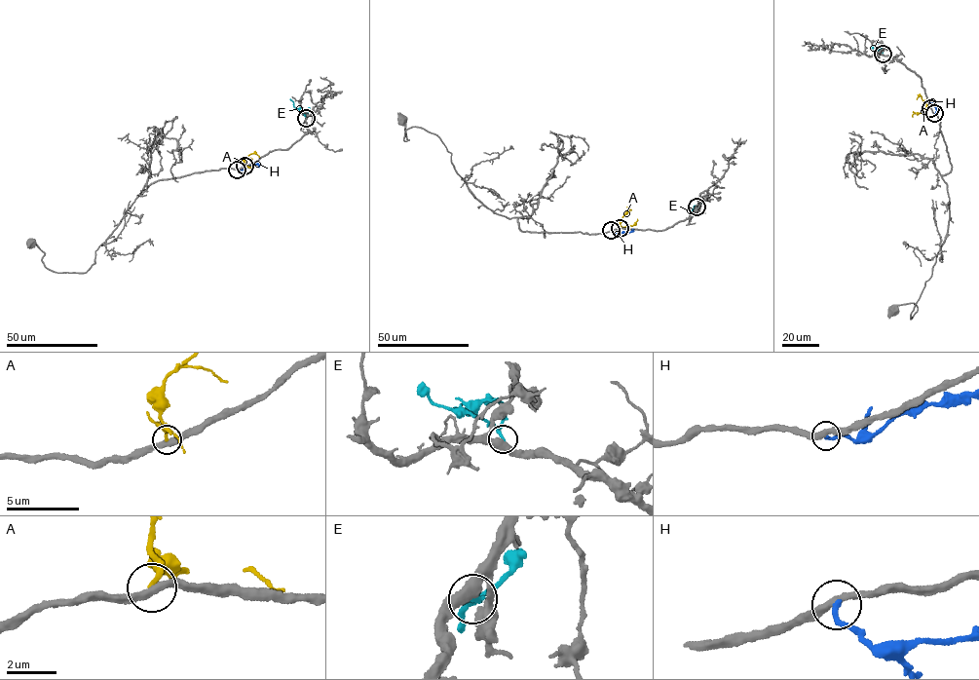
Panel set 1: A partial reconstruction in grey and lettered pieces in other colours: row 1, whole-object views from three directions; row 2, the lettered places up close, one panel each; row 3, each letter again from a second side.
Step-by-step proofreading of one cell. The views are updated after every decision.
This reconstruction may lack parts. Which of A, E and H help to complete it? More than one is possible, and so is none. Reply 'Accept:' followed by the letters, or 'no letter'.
Accept: no letter

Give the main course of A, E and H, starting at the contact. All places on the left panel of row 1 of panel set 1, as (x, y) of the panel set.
A: (244, 166), (244, 161), (248, 155), (254, 153), (259, 157)
E: (306, 118), (289, 98)
H: (237, 170), (257, 164), (258, 168)

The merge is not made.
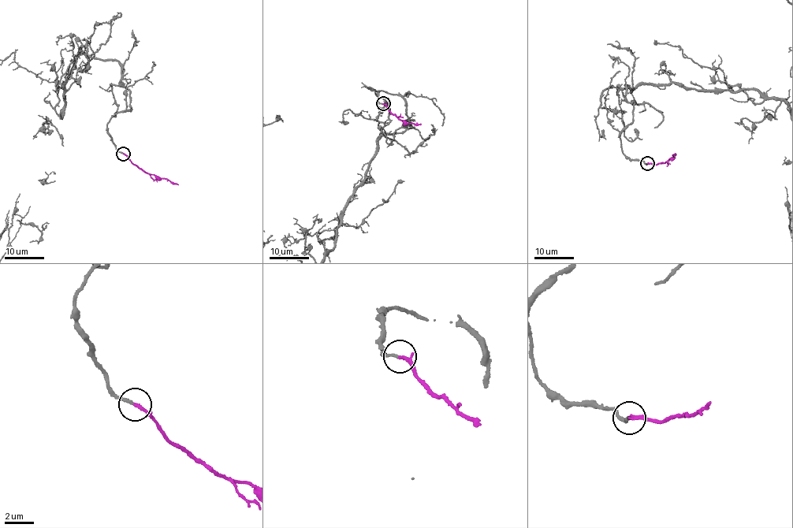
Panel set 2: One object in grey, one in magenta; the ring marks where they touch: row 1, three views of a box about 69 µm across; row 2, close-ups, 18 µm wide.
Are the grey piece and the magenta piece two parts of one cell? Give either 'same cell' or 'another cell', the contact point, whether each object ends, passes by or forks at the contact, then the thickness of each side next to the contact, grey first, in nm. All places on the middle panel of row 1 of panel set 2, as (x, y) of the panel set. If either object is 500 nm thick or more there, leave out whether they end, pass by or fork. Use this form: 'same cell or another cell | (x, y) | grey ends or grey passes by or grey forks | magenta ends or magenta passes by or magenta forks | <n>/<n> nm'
same cell | (383, 103) | grey ends | magenta ends | 170/200 nm

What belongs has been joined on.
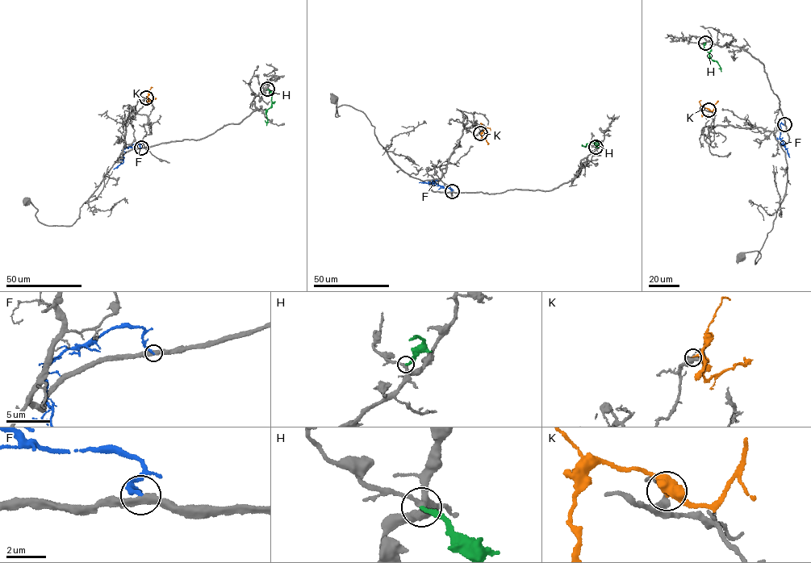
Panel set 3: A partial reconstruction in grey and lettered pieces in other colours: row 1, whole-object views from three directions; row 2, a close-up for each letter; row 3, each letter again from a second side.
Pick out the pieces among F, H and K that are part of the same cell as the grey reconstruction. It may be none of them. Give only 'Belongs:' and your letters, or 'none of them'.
Belongs: H

